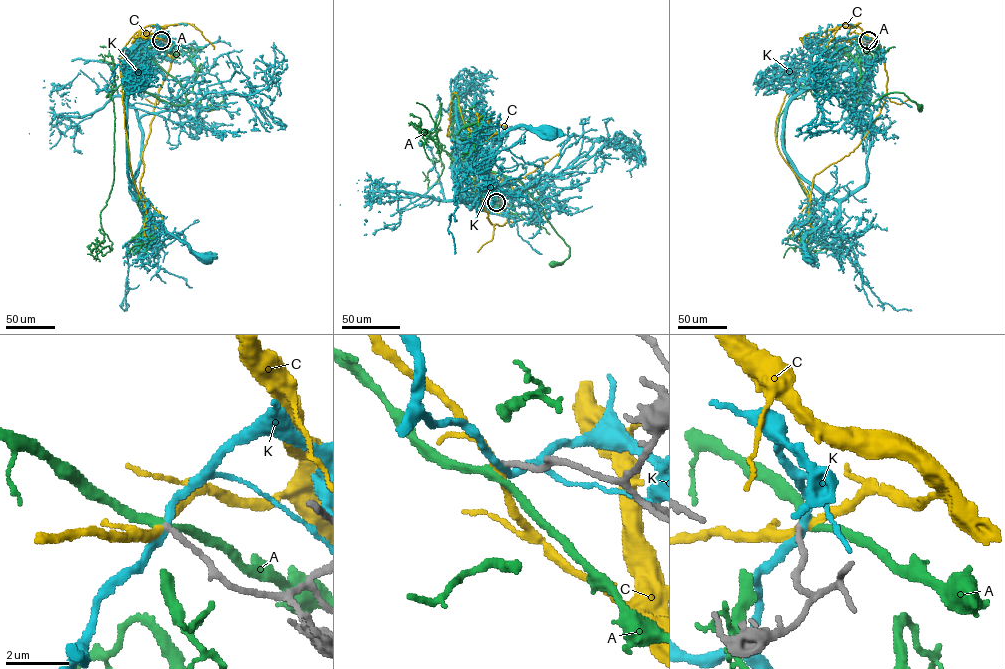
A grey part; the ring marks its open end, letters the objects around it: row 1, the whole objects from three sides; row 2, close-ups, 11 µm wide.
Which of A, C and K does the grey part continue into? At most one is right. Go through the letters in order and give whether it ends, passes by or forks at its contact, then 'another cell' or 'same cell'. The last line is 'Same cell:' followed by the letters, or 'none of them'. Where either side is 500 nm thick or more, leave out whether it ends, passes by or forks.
A: it passes by; same cell
C: it passes by; another cell
K: it passes by; another cell
Same cell: A

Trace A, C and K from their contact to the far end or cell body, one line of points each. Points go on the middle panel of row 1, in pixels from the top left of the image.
A: (496, 203), (529, 222), (539, 199), (536, 188), (526, 191), (569, 247), (569, 256), (561, 265), (552, 265)
C: (496, 203), (503, 225), (490, 222), (474, 184), (477, 133), (454, 92), (447, 135), (476, 169)
K: (496, 202), (475, 204), (455, 188), (470, 208), (473, 202), (461, 197), (459, 182), (507, 132), (551, 132)

